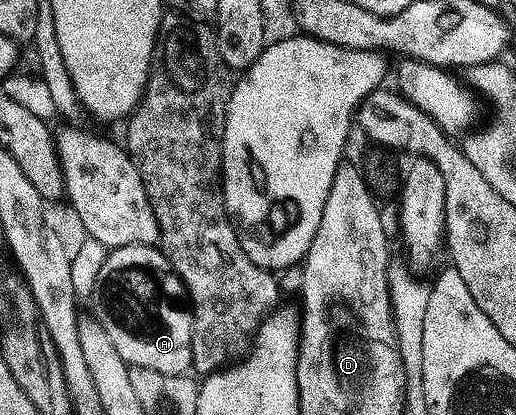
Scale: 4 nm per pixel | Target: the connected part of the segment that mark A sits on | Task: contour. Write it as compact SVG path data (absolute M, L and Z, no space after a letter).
M133 244L113 249L107 255L99 280L95 284L92 299L93 319L97 320L104 330L108 330L108 338L112 338L112 346L116 346L116 354L124 358L131 368L147 368L160 370L160 374L185 376L194 367L192 350L194 349L194 314L188 299L188 293L182 279L174 273L174 267L161 247L149 244Z

